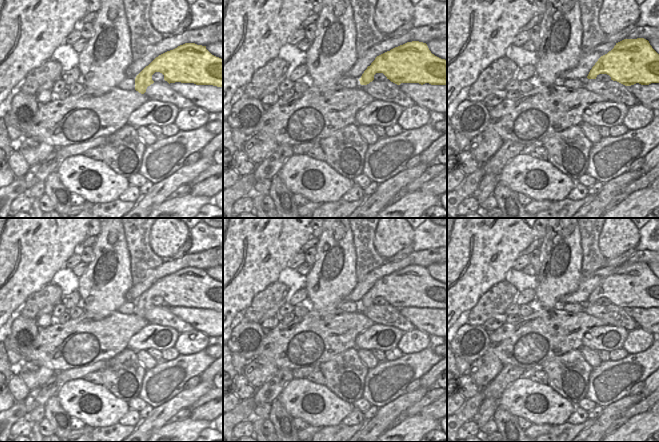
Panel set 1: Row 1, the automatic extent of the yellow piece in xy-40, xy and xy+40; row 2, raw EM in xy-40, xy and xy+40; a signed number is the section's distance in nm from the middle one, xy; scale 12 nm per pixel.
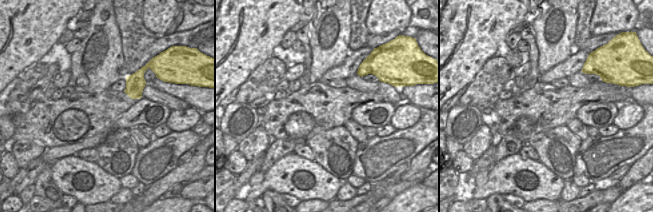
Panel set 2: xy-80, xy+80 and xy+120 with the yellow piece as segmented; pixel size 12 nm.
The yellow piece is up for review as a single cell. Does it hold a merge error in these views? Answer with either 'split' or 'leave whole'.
leave whole

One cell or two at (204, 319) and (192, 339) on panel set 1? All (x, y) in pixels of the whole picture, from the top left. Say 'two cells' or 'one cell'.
two cells

